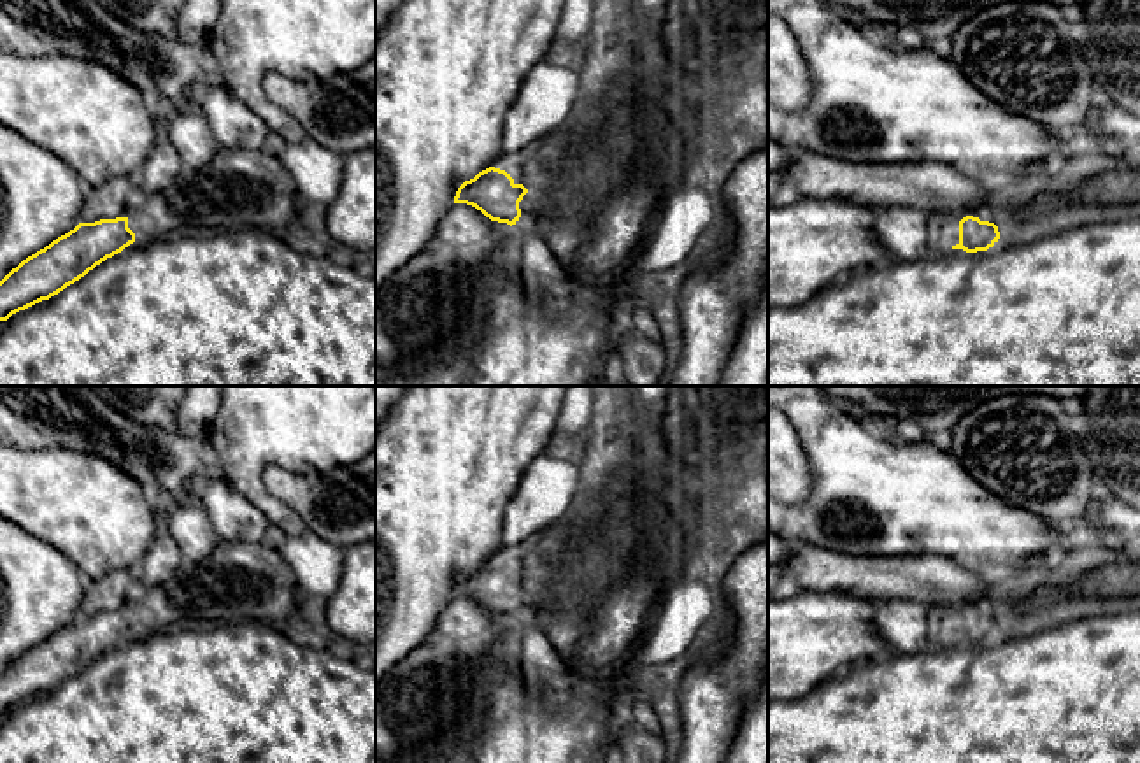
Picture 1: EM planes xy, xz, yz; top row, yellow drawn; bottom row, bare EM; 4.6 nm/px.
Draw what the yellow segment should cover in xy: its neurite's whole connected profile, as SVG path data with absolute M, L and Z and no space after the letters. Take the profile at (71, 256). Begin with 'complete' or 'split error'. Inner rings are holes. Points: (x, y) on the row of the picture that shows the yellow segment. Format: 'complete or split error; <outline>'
complete; M128 217L79 223L0 281L0 321L49 300L133 242Z

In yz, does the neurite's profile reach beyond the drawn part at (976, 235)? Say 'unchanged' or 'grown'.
unchanged

